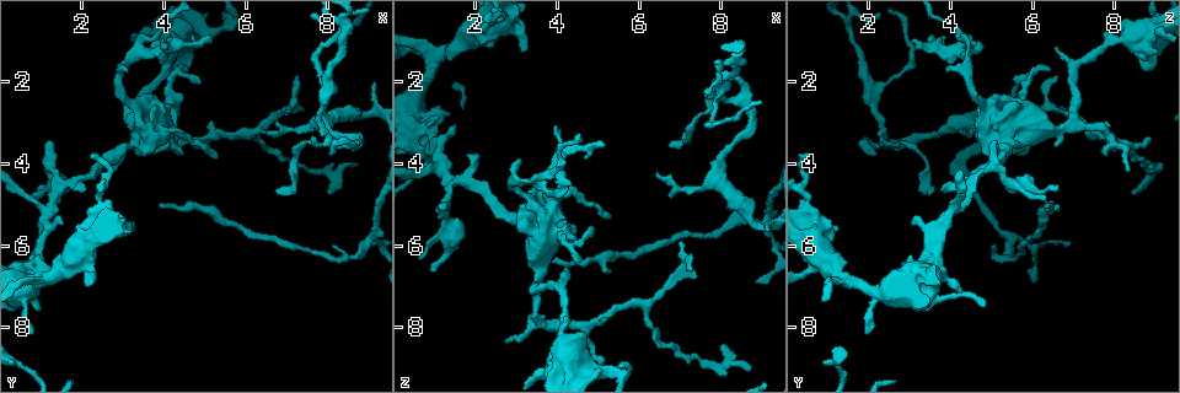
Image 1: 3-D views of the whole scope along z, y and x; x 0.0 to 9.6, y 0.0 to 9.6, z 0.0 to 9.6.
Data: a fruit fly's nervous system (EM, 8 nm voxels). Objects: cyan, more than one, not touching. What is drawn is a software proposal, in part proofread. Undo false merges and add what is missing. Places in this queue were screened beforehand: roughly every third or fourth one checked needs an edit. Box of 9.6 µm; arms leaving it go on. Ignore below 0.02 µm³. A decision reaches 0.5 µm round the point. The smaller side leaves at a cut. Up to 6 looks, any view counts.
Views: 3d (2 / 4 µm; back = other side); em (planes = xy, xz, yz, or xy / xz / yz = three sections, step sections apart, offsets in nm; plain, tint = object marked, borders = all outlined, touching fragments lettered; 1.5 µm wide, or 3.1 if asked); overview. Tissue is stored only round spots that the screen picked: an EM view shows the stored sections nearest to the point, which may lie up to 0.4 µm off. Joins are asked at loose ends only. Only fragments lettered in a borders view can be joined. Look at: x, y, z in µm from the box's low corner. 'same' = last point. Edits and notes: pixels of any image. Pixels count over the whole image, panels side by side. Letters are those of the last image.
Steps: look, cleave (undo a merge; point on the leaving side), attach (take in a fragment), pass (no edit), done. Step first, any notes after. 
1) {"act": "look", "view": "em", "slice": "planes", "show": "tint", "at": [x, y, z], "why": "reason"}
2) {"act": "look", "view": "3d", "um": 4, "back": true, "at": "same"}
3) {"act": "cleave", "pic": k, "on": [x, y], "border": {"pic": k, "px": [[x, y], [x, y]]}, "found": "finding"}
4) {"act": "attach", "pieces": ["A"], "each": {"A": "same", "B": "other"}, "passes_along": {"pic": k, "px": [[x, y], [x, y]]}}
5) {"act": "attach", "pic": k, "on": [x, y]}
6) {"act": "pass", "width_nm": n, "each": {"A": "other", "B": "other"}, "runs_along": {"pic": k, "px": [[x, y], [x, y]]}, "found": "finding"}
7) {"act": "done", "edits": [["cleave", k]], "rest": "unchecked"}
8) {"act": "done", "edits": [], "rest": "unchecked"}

{"act": "look", "view": "3d", "um": 2, "at": [5.05, 0.85, 3.55], "why": "free end"}

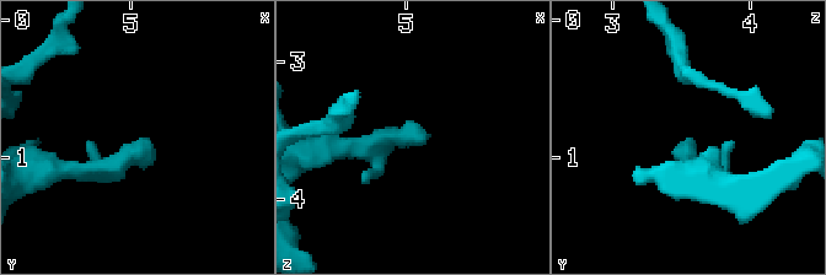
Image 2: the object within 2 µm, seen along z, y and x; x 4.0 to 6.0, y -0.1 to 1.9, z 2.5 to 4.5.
{"act": "look", "view": "em", "slice": "yz", "step": 8, "show": "borders", "at": [5.10, 0.84, 3.58]}

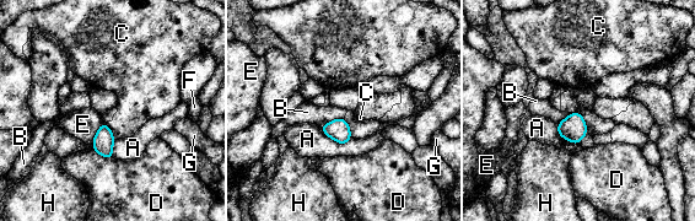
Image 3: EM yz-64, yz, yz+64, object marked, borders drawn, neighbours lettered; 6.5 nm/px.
{"act": "look", "view": "em", "slice": "planes", "show": "borders", "at": "same"}

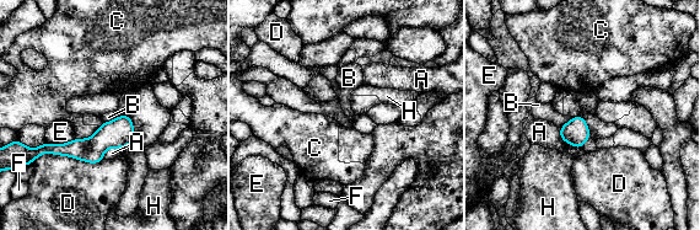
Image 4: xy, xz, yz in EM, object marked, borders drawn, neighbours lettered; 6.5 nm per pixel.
{"act": "pass", "longest_contact_nm": ["D", 360], "each": {"A": "other", "B": "other", "C": "other", "D": "other", "E": "other", "F": "other", "H": "other"}, "runs_along": {"pic": 4, "px": [[128, 121], [92, 149], [60, 150]]}, "found": "no lettered fragment goes on from it"}

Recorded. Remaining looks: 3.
{"act": "look", "view": "3d", "um": 4, "at": [4.20, 1.20, 6.60], "why": "tapers out"}

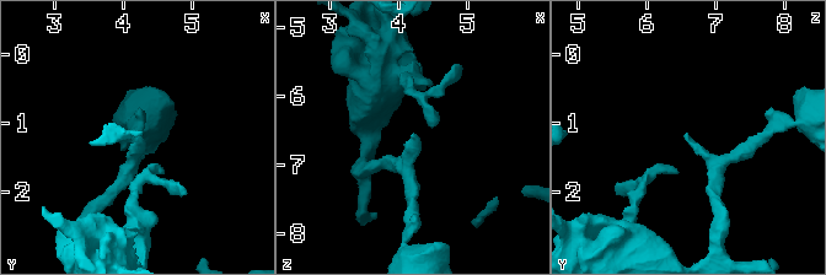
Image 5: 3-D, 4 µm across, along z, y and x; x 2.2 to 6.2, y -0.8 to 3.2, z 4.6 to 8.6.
{"act": "look", "view": "em", "slice": "yz", "step": 8, "show": "tint", "at": [4.20, 1.15, 6.55]}

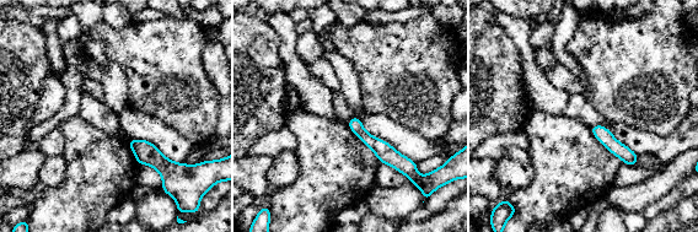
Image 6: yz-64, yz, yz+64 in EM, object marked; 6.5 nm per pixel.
{"act": "look", "view": "em", "slice": "planes", "show": "borders", "at": "same", "why": "cut it another way"}

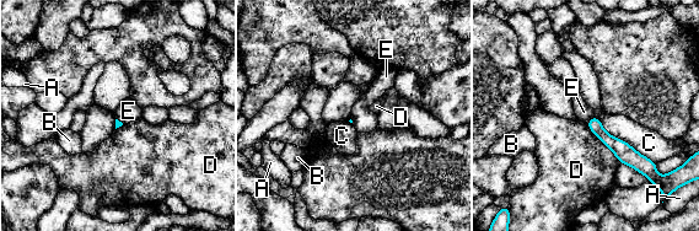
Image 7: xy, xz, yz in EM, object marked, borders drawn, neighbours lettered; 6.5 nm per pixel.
{"act": "pass", "longest_contact_nm": ["C", 480], "each": {"A": "other", "B": "other", "C": "other", "D": "other", "E": "other"}, "found": "none of them fits"}

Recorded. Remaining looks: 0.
{"act": "done", "edits": [], "rest": "unchecked"}

